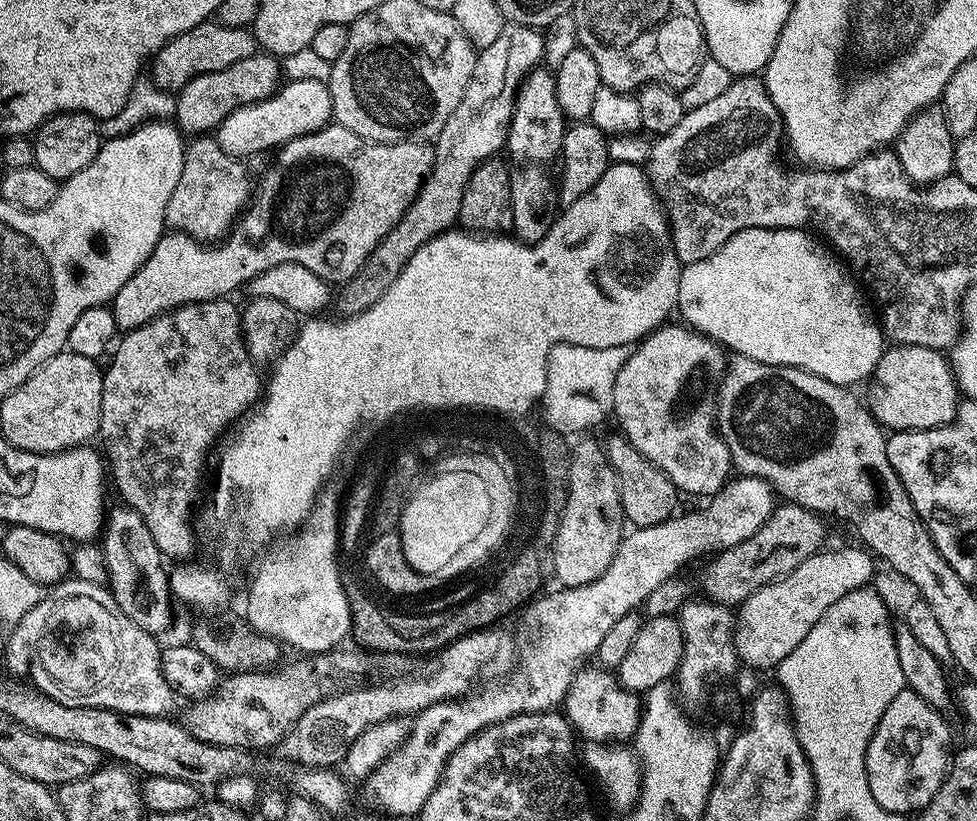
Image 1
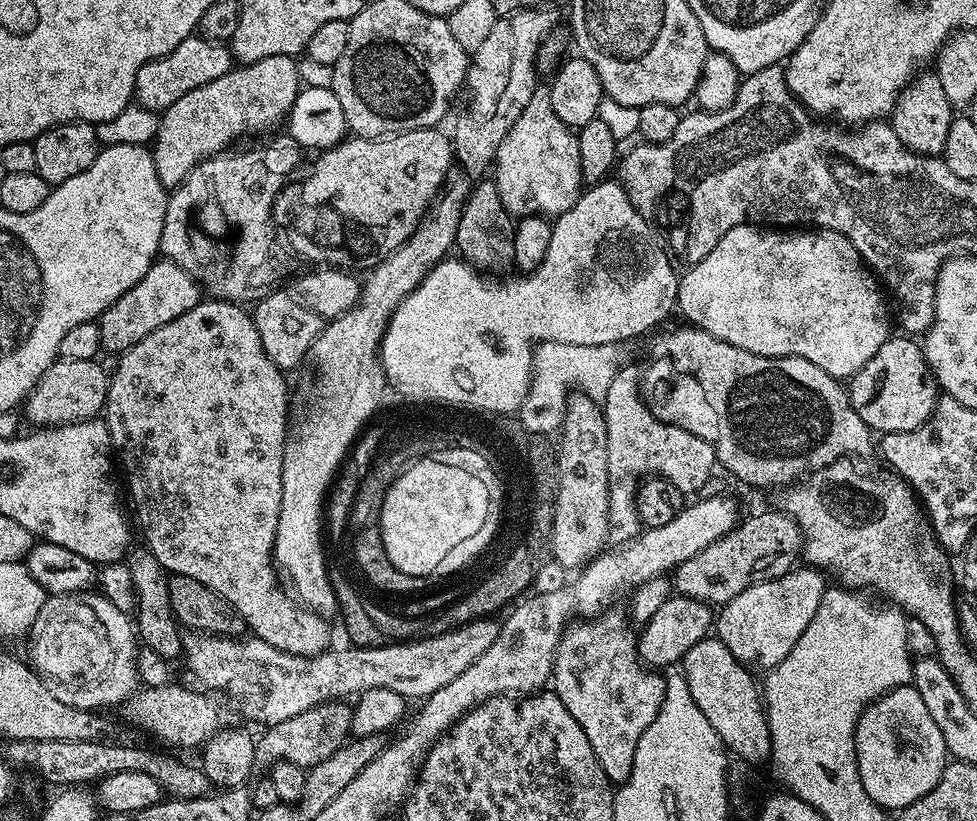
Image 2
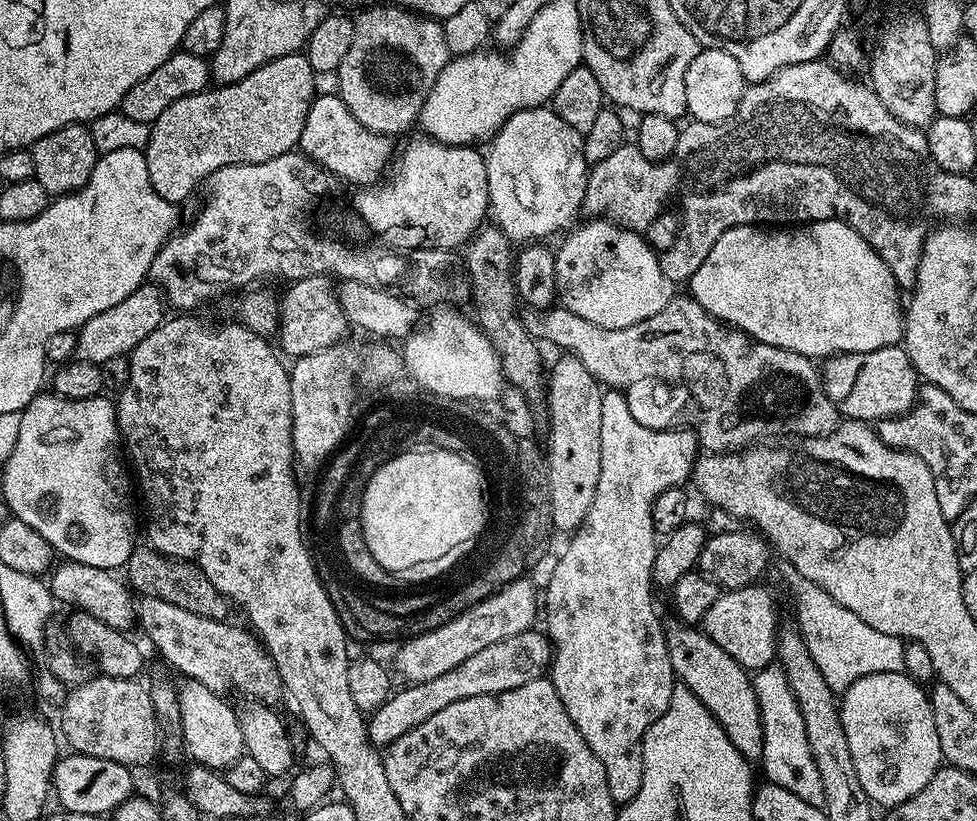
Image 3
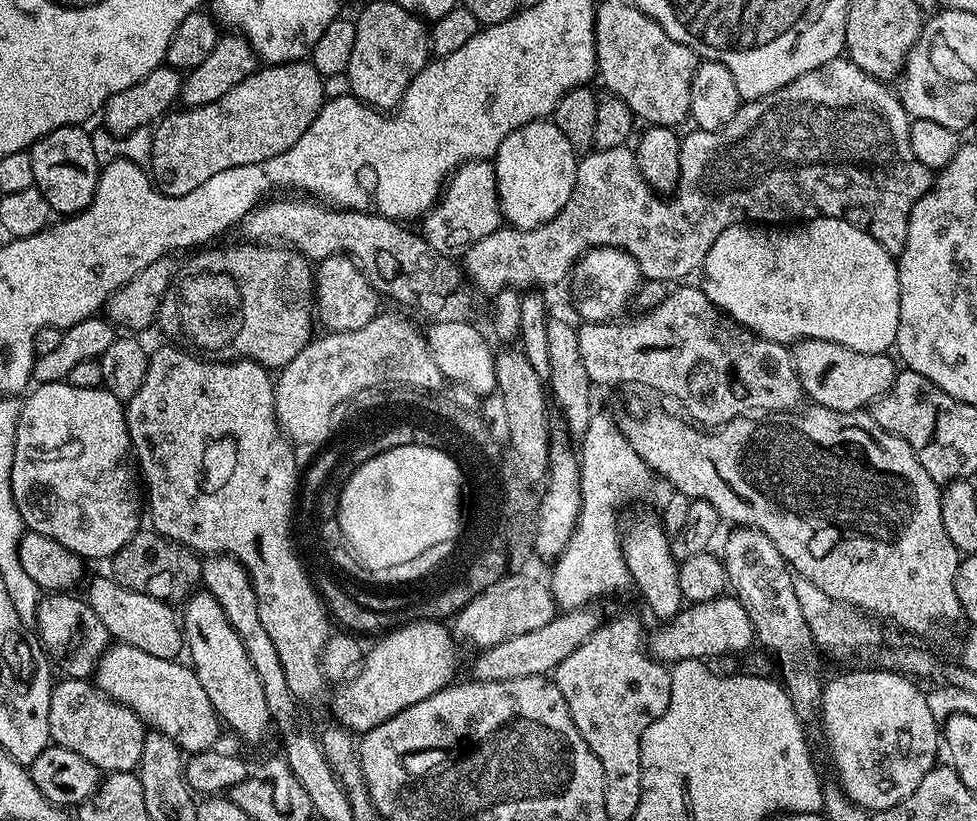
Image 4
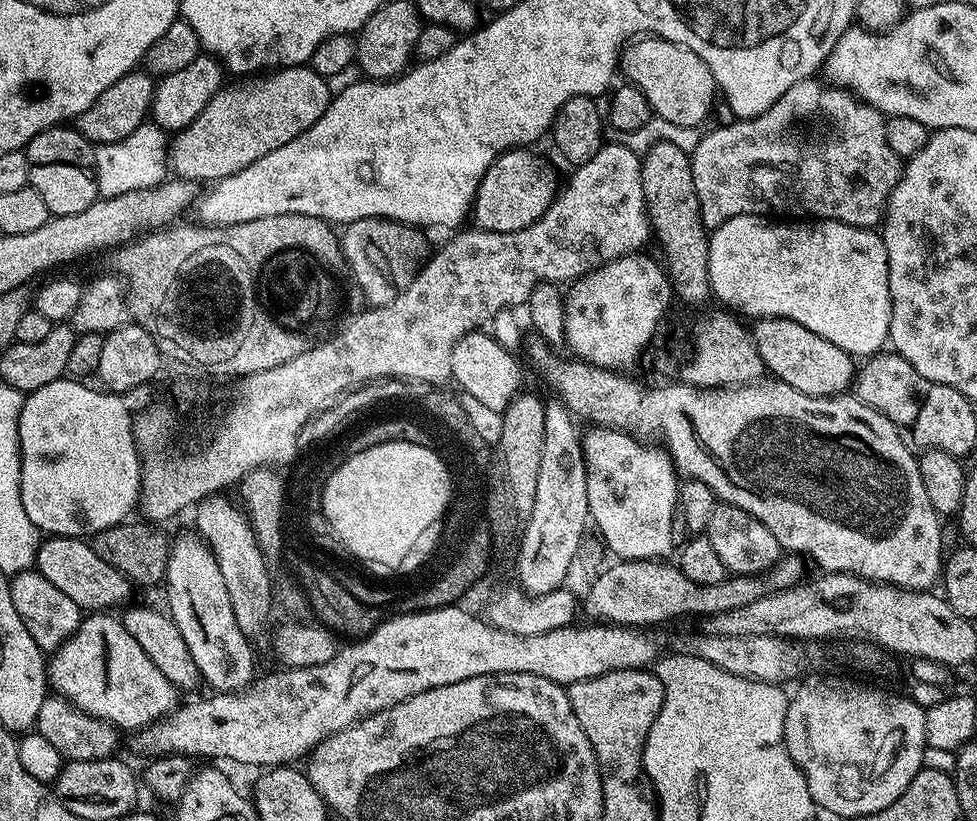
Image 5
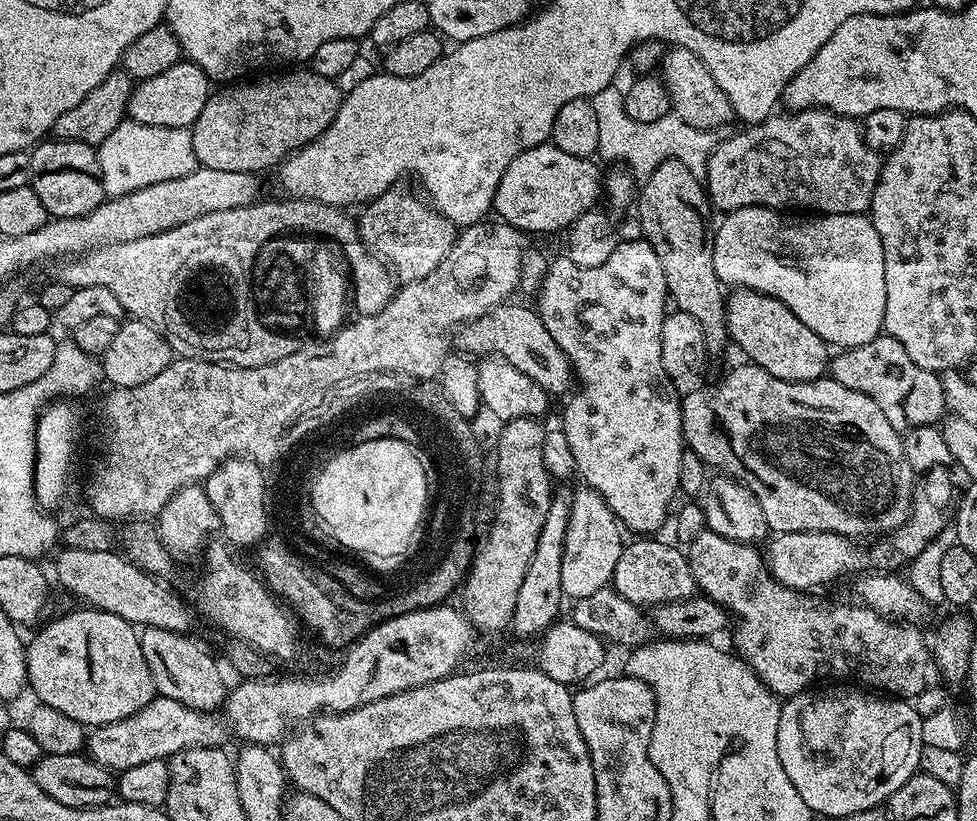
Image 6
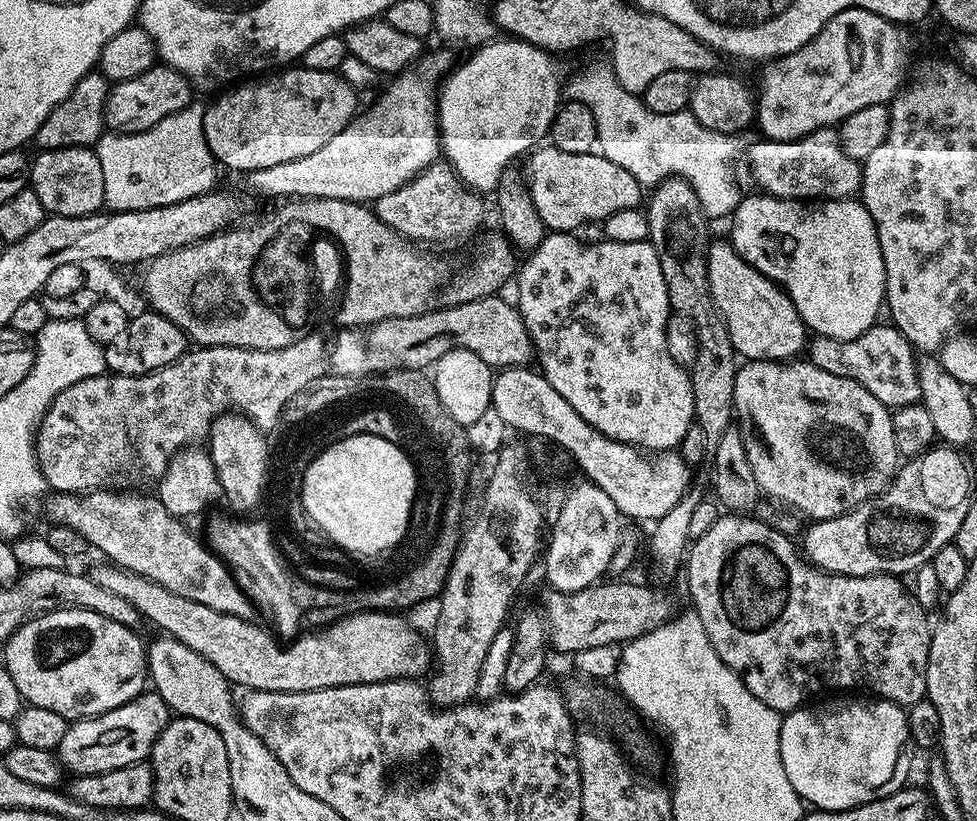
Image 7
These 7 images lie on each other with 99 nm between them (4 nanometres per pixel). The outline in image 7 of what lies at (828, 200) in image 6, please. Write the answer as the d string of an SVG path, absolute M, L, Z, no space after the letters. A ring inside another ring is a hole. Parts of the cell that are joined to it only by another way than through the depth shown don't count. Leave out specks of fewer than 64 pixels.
M819 128L797 140L778 142L760 138L757 144L747 145L748 176L766 196L783 200L846 200L855 197L862 179L861 161L850 158L840 145L840 137L832 128Z

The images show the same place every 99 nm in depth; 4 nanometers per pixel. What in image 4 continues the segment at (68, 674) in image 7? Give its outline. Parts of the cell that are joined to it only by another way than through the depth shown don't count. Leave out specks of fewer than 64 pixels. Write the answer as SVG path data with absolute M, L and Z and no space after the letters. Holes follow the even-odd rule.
M116 642L100 655L94 683L111 700L134 710L149 729L166 733L185 753L215 749L222 721L210 698L206 698L206 690L202 690L198 674L187 663L180 663L179 659L154 658L154 654L138 646Z

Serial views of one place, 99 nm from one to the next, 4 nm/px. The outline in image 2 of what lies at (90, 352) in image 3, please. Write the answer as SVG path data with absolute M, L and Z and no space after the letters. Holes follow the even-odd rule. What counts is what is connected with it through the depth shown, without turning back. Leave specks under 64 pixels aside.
M157 259L146 270L146 274L122 298L118 298L98 318L100 325L100 347L105 353L119 354L142 342L146 334L154 334L158 326L166 326L166 322L174 322L174 318L182 318L194 305L201 303L202 288L189 276L182 266L173 260Z

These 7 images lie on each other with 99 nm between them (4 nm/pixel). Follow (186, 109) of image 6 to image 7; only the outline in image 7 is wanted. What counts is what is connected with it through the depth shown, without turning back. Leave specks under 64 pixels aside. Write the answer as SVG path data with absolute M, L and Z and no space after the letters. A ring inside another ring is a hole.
M160 62L146 70L146 74L138 74L138 78L130 78L109 87L104 122L111 131L121 134L145 132L150 130L150 126L158 126L162 118L170 118L170 114L178 114L178 110L189 107L193 103L192 95L194 89L187 78Z

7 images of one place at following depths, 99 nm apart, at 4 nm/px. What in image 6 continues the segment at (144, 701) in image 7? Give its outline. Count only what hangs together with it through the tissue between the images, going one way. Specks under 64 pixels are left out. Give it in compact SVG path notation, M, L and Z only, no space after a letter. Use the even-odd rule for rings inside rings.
M157 695L142 710L130 714L130 718L122 718L118 722L101 724L93 727L86 736L86 752L93 760L97 760L104 768L111 768L113 773L125 772L130 766L142 766L142 762L154 762L155 760L168 760L174 754L178 754L187 748L215 748L223 745L224 724L219 720L219 715L199 712L193 708L187 708L182 702L178 702L169 696Z

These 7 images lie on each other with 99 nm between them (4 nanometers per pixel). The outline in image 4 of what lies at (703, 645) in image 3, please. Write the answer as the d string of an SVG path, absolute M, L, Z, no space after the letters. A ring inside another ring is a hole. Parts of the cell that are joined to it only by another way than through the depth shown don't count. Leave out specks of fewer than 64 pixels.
M659 519L636 520L622 532L624 561L628 566L631 581L640 590L648 608L657 616L657 621L667 622L676 616L685 603L680 589L680 564L672 556L670 537Z

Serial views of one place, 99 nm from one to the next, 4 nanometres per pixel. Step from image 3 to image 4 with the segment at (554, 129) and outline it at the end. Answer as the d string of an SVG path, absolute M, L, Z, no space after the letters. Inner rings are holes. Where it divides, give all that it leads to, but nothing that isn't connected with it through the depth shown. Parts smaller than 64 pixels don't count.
M546 118L536 120L508 134L494 157L496 189L499 190L501 215L505 221L511 227L532 229L556 217L573 193L579 161L577 149L566 138L566 134L557 128L555 121Z

